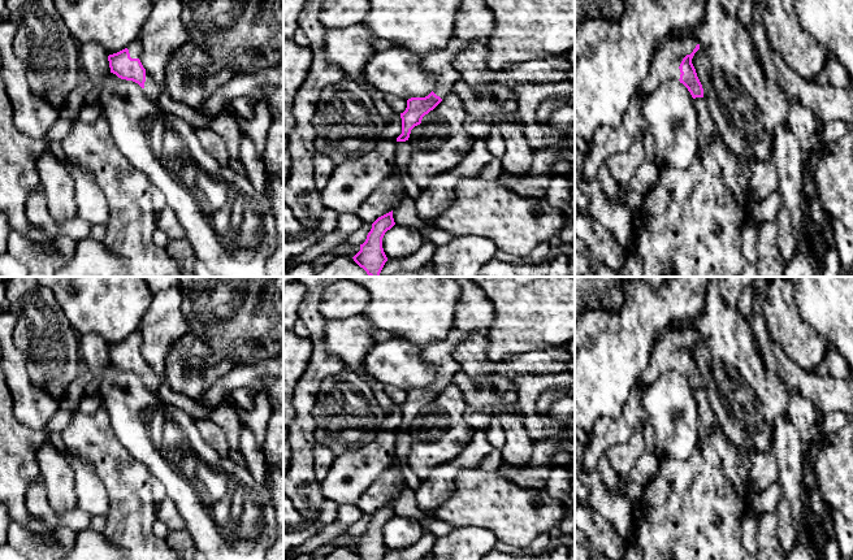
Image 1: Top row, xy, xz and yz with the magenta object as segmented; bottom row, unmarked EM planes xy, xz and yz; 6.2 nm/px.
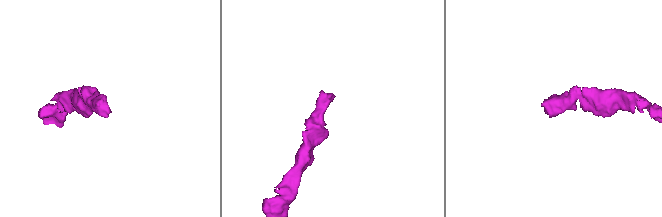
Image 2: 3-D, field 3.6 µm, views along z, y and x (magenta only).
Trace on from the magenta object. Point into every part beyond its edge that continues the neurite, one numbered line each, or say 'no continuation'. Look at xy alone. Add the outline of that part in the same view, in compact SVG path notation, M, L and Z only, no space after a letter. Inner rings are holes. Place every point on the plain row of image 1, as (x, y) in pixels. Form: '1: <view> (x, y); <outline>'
1: xy (135, 341); M137 330L134 334L131 334L127 340L129 340L131 350L139 350L140 351L140 347L143 344L143 337L142 337L139 330Z

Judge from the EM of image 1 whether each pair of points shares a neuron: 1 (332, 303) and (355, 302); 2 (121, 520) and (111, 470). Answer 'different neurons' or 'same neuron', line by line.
1: same neuron
2: same neuron

